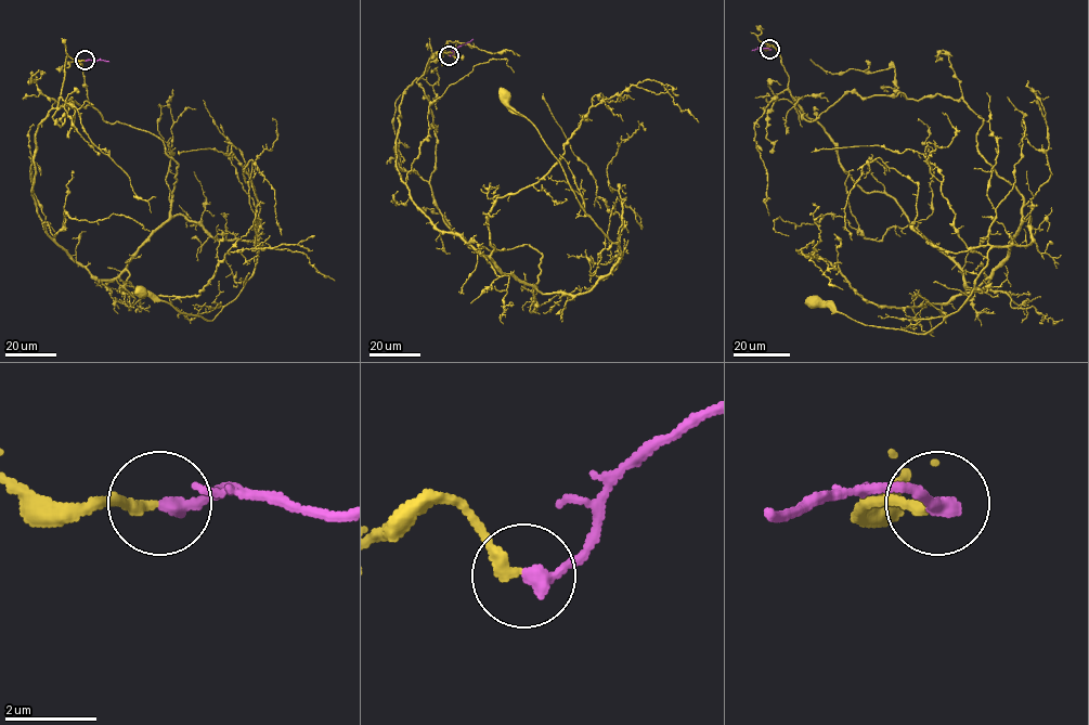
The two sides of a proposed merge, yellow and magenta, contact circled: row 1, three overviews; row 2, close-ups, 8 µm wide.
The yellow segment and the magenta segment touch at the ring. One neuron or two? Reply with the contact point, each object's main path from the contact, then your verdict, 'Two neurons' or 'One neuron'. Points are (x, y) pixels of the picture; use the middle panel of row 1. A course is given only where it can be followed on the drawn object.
Place: (449, 55). Course of yellow: (450, 55), (430, 55), (399, 105), (410, 197), (503, 273), (588, 292), (619, 246), (504, 95). Course of magenta: (450, 55), (472, 39). One neuron

